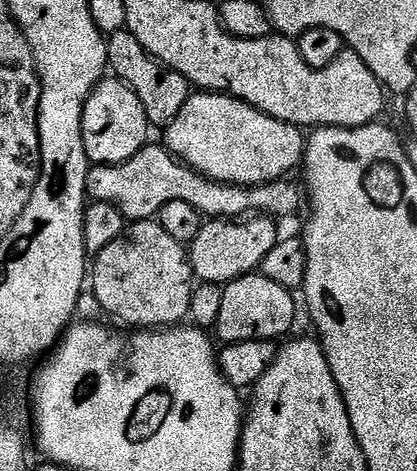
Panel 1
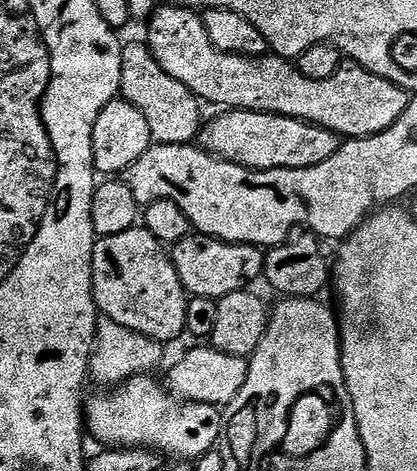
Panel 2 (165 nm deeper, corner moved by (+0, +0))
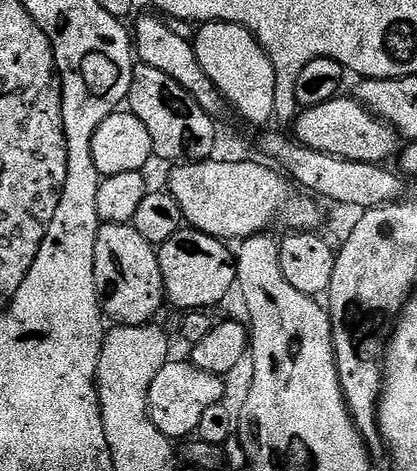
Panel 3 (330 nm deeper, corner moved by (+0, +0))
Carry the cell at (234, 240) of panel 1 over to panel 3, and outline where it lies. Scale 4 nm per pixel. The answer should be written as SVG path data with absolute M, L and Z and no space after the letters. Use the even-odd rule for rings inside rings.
M188 226L174 238L159 245L158 255L160 257L160 269L164 279L164 295L169 305L180 308L179 310L212 310L215 304L220 304L228 296L228 291L237 287L236 261L234 252L225 241L218 240L214 236L207 236L204 232L198 232L195 228Z

